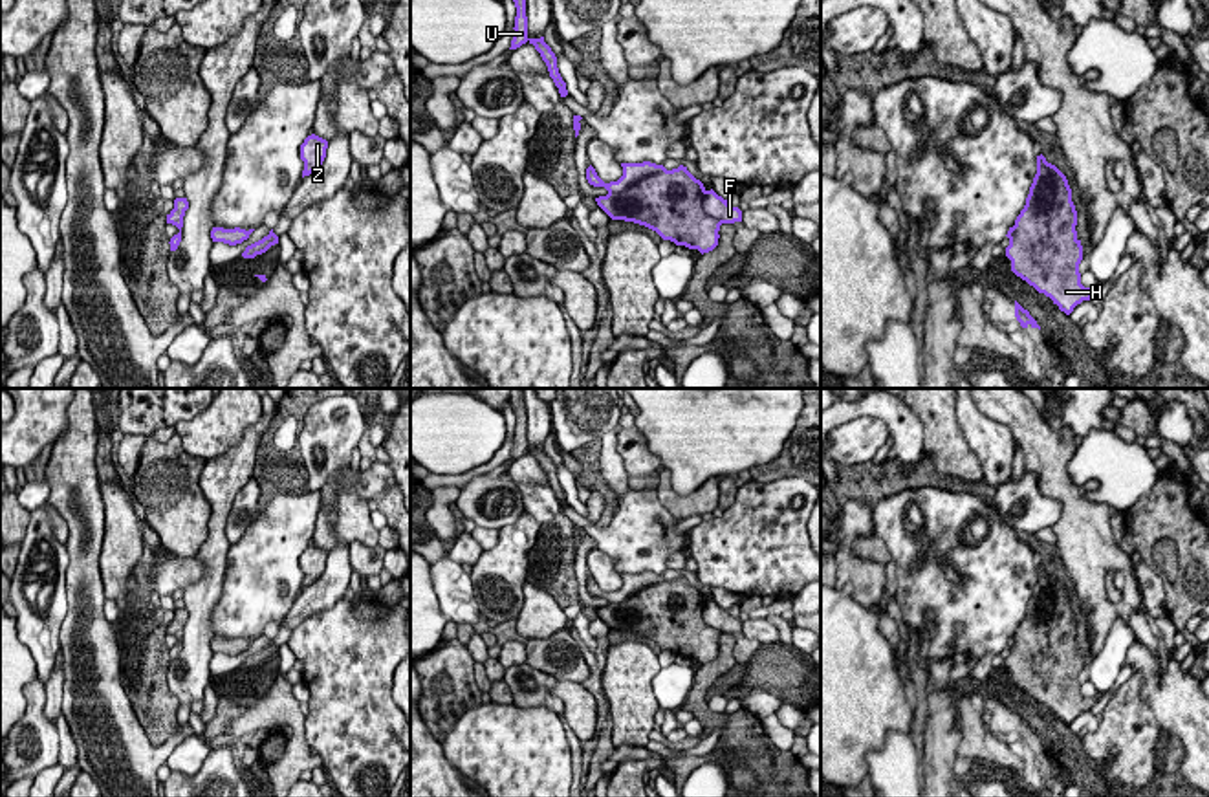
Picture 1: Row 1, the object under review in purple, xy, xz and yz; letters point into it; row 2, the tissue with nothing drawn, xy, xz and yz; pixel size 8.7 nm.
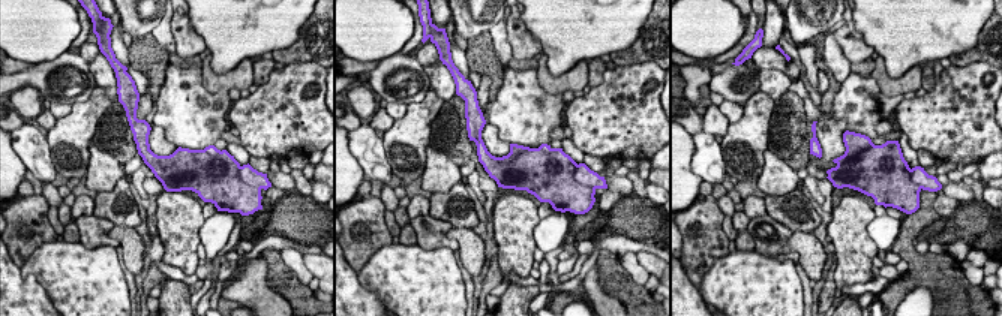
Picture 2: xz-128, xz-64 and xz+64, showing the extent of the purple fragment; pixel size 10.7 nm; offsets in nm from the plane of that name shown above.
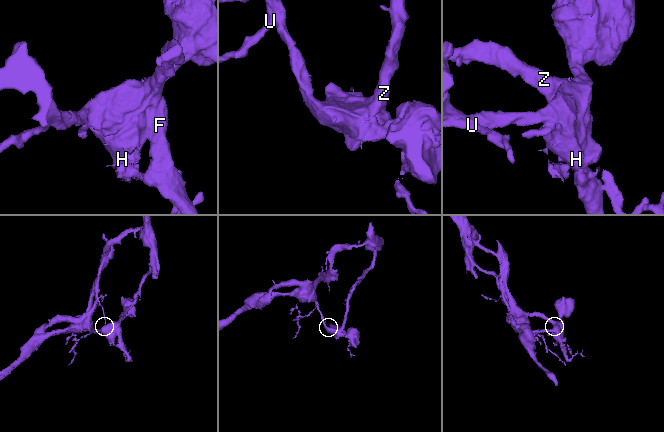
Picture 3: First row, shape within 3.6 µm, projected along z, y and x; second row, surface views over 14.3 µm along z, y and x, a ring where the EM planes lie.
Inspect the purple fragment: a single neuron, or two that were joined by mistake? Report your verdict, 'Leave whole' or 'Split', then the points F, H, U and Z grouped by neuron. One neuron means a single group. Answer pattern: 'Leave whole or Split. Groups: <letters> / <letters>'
Split. Groups: F U Z / H

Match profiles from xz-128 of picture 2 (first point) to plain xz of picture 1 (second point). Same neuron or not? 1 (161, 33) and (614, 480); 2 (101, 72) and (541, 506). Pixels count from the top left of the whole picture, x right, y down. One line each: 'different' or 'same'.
1: same
2: same

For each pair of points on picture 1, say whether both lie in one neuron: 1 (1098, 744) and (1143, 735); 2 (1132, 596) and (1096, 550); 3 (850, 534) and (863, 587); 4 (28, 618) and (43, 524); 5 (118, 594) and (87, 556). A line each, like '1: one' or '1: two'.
1: one
2: one
3: one
4: one
5: two

